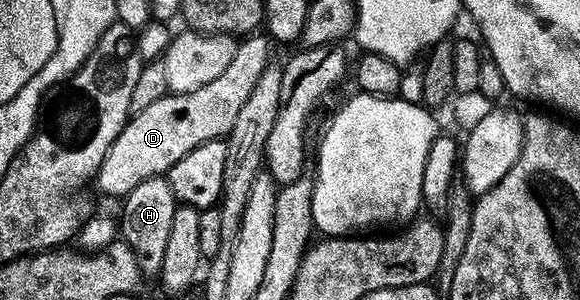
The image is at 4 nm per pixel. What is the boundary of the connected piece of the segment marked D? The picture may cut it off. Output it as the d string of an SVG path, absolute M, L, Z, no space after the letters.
M255 34L245 37L237 45L229 67L222 72L222 76L210 80L210 84L202 84L202 88L185 94L168 92L142 111L133 113L114 144L110 144L100 171L96 173L94 186L112 198L123 199L147 178L167 175L171 166L182 160L188 152L193 152L194 148L227 136L248 94L269 63L269 39L263 36Z

